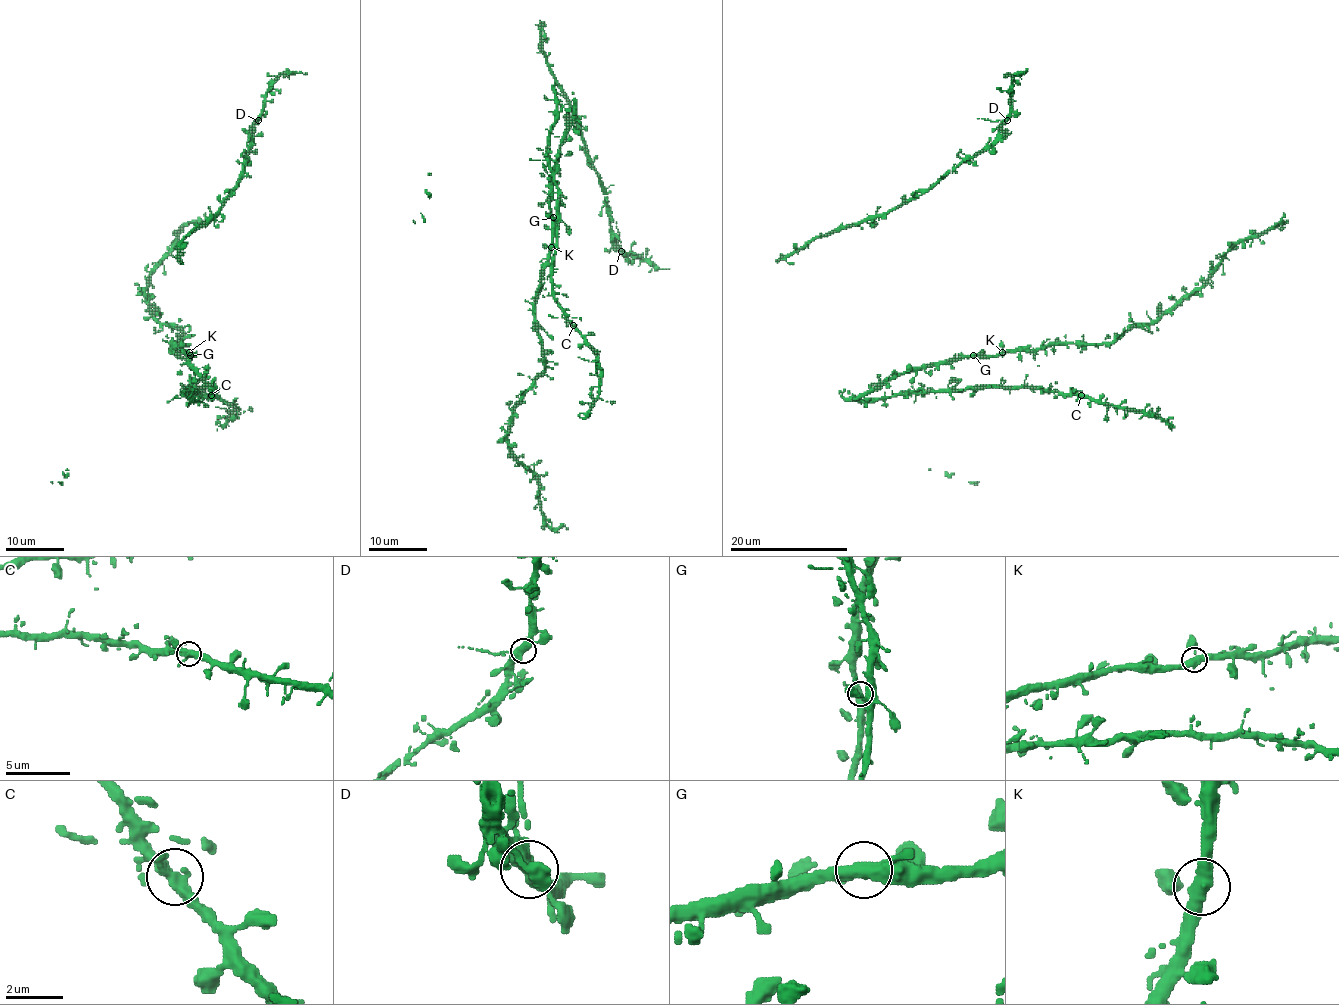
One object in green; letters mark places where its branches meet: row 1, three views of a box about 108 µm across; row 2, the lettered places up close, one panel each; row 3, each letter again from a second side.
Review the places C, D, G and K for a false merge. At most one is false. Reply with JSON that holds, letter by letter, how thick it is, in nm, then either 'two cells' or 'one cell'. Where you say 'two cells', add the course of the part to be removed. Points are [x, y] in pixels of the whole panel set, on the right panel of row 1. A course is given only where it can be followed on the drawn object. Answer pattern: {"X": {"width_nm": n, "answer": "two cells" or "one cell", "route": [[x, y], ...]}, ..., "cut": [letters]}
{"C": {"width_nm": 380, "answer": "one cell"}, "D": {"width_nm": 380, "answer": "one cell"}, "G": {"width_nm": 360, "answer": "one cell"}, "K": {"width_nm": 360, "answer": "one cell"}, "cut": []}

